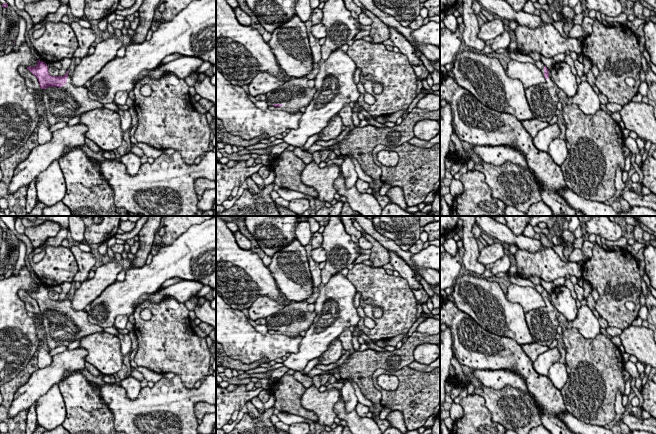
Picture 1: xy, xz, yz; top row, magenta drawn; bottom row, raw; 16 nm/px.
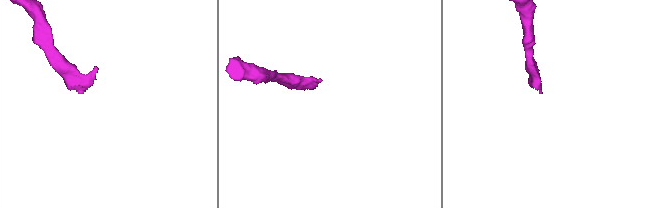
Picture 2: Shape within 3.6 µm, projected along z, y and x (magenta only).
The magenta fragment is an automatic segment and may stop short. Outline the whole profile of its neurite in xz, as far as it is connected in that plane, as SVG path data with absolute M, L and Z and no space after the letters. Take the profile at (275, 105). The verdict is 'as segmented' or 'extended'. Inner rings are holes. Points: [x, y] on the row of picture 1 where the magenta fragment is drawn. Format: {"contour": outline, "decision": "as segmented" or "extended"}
{"contour": "M290 78L279 88L266 94L269 106L299 110L307 107L313 99L316 87L308 87L308 78Z", "decision": "extended"}

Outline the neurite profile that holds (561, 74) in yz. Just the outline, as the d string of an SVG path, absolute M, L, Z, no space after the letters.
M556 63L550 74L556 87L562 90L567 97L572 97L576 94L578 90L576 77L567 63Z

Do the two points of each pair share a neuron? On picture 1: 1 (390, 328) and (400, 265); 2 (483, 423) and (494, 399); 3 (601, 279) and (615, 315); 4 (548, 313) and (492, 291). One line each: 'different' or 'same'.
1: different
2: different
3: same
4: different

